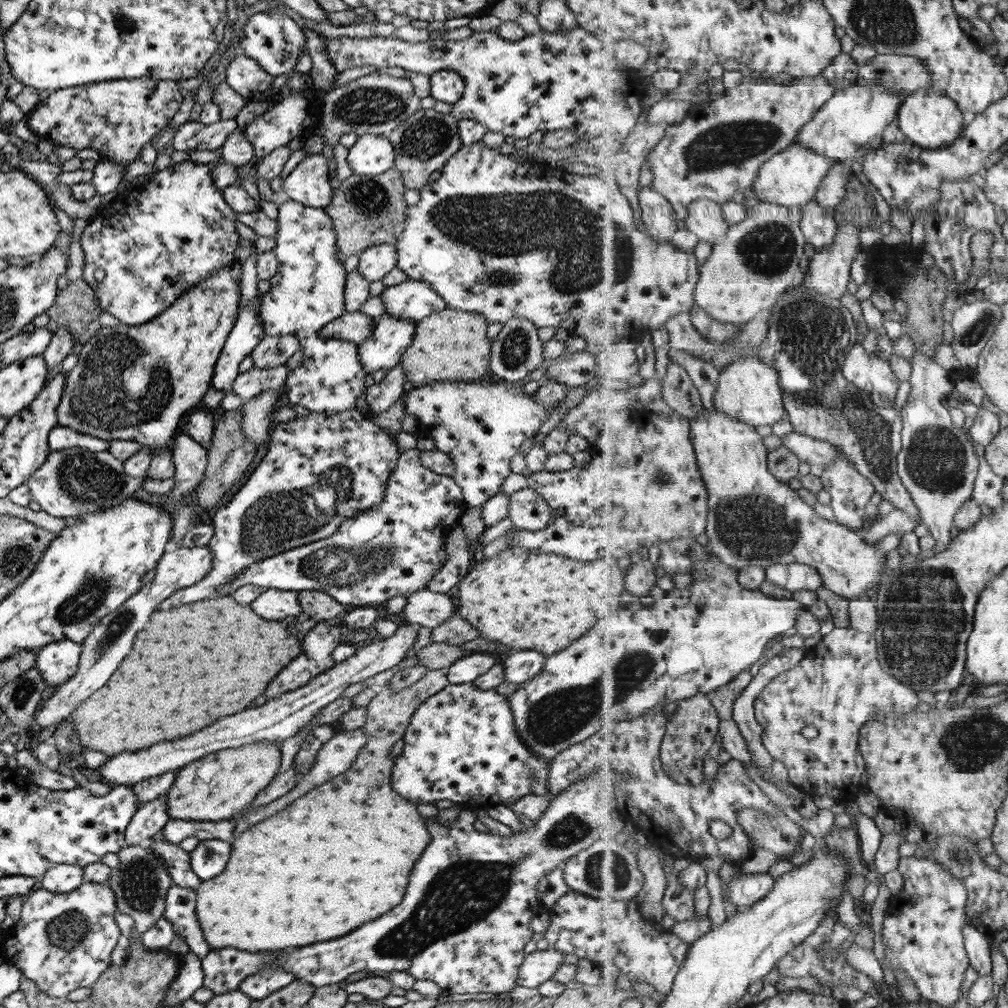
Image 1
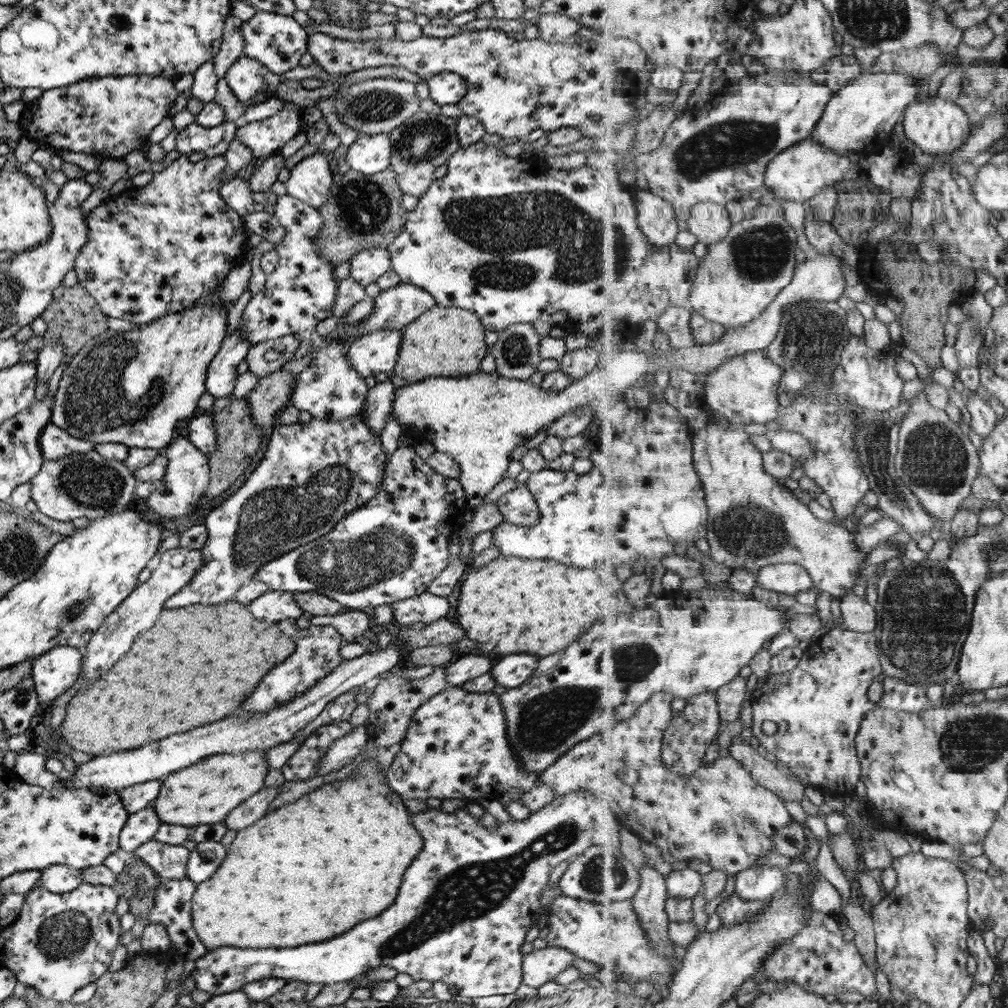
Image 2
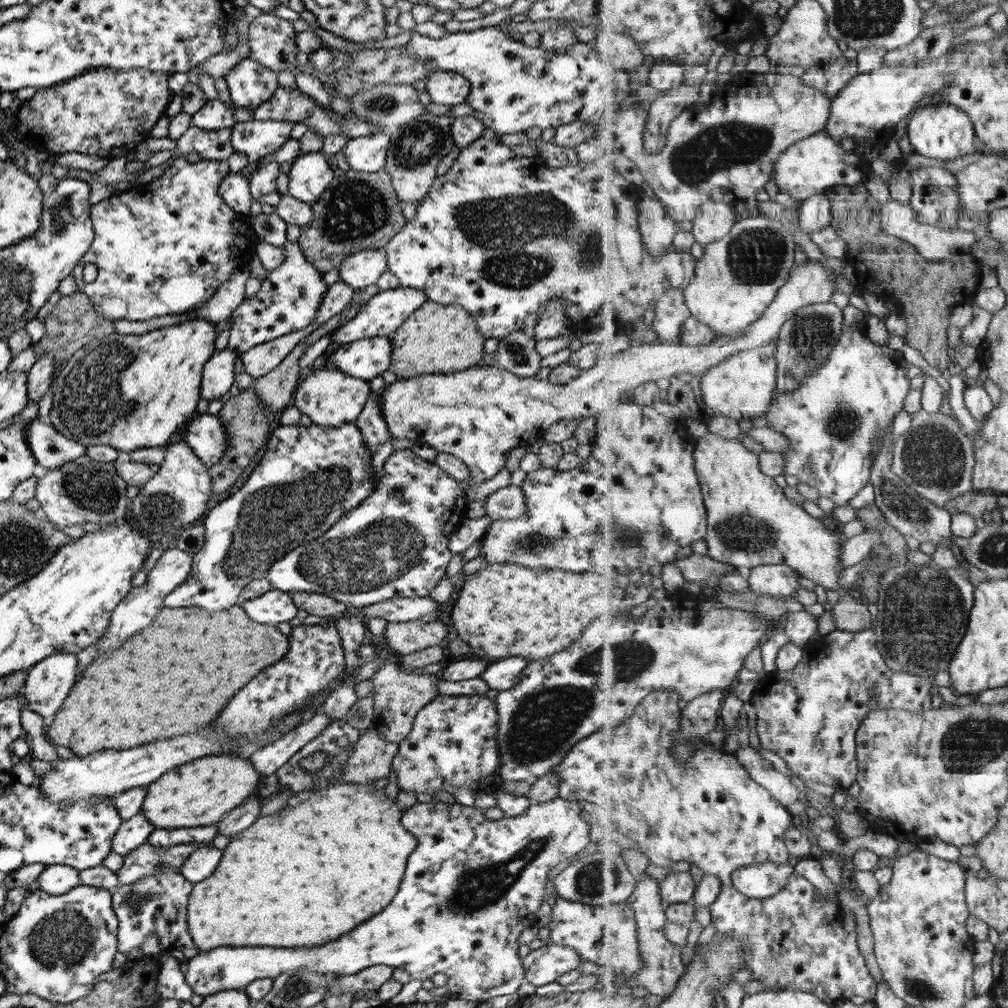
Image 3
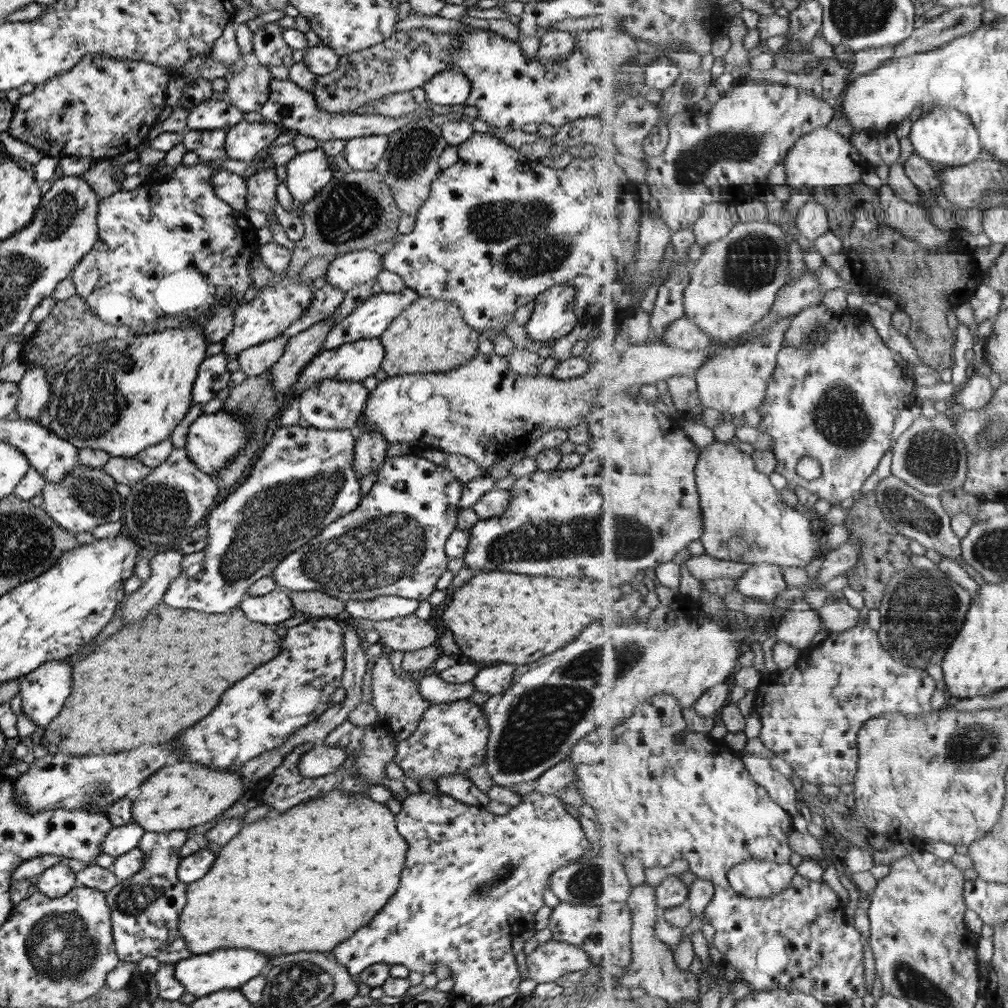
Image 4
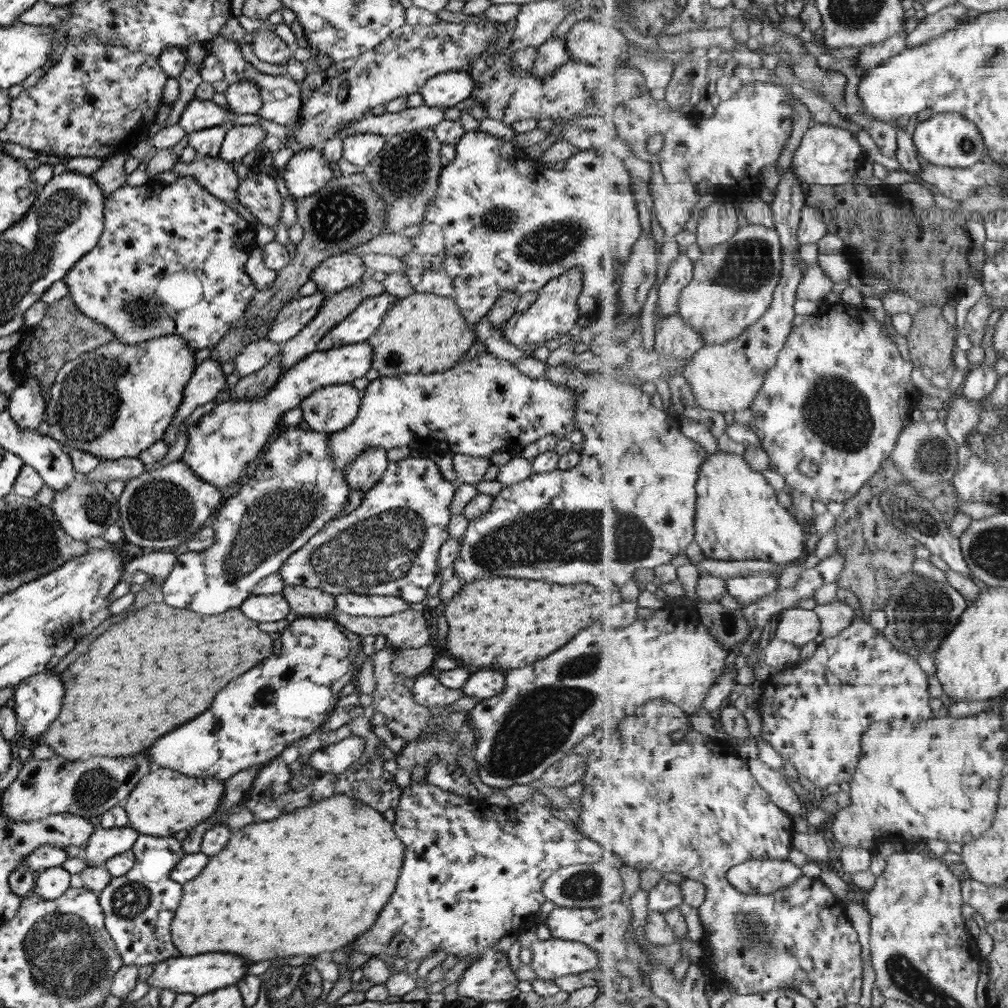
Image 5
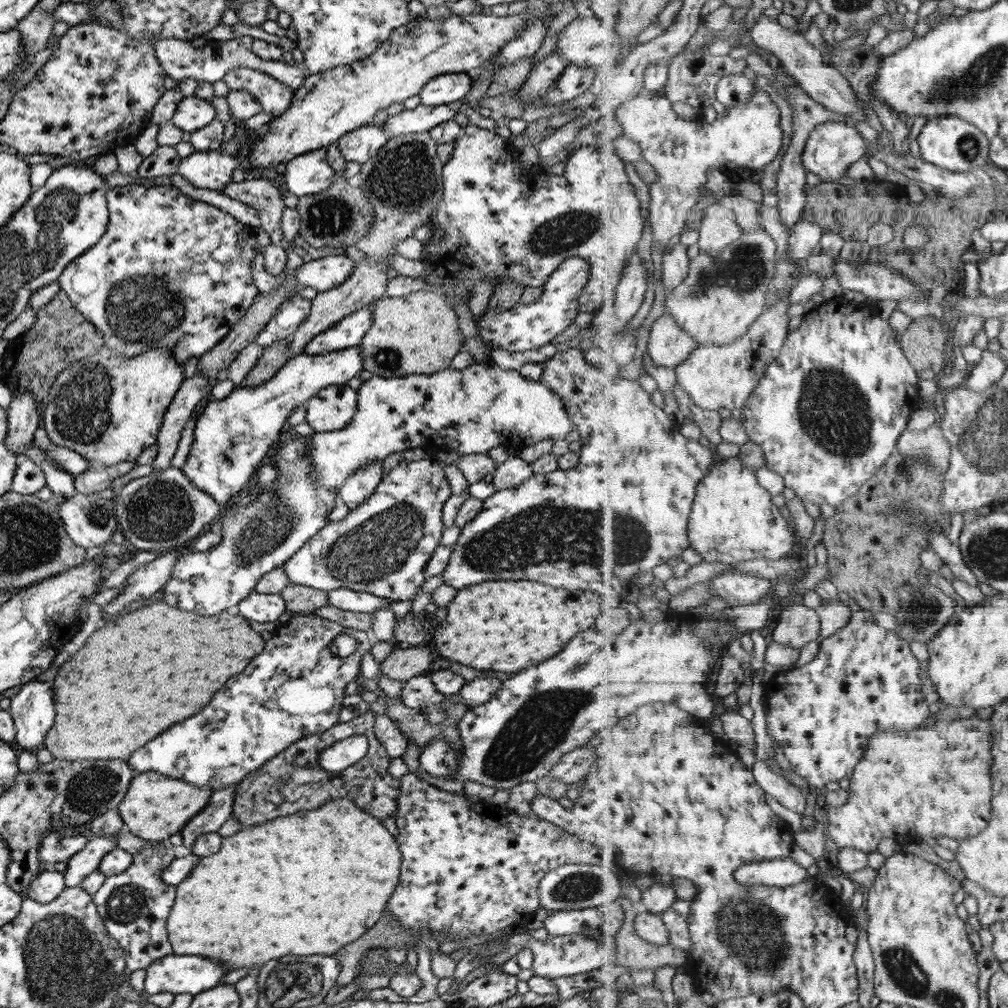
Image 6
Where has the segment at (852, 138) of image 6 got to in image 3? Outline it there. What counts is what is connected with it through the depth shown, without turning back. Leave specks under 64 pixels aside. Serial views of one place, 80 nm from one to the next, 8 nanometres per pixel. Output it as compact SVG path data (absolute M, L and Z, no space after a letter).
M822 131L793 144L778 158L774 168L775 183L781 193L789 195L794 201L803 202L831 187L861 183L864 161L857 152L849 154L843 150L843 144Z

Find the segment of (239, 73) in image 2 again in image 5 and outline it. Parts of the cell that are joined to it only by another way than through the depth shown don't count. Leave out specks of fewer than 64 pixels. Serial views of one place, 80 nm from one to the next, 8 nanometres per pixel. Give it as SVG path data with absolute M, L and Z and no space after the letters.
M238 81L228 85L223 96L227 108L235 115L258 114L262 104L259 89L253 81Z

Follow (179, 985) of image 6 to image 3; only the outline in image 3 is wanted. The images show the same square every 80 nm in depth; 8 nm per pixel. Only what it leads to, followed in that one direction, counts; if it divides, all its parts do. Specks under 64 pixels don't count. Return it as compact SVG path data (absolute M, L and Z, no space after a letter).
M558 796L540 803L529 802L527 809L517 815L503 817L500 820L487 820L483 815L483 810L477 807L463 806L459 803L447 804L436 801L431 797L420 798L411 807L404 809L401 816L401 826L407 832L410 832L416 840L415 848L411 854L407 856L407 866L399 884L399 890L395 894L395 898L380 910L378 914L374 914L371 918L359 923L353 930L347 934L340 936L337 940L332 940L323 946L315 946L311 948L299 948L299 950L289 950L289 948L245 948L245 947L217 947L207 952L199 952L192 956L188 961L182 964L182 973L184 981L189 985L189 988L199 996L214 995L215 992L226 990L242 990L246 985L257 983L262 979L272 979L279 973L283 972L286 975L301 975L304 978L311 974L323 975L327 980L331 978L331 974L337 974L339 977L345 975L357 974L364 968L385 965L392 969L401 968L409 974L410 979L425 980L433 976L435 972L442 972L447 977L446 995L451 999L461 999L468 1001L487 1000L487 998L495 998L495 996L505 996L505 994L513 994L517 987L525 981L521 958L517 957L517 936L523 928L529 928L534 923L535 911L544 900L544 886L546 884L547 872L553 868L558 862L563 862L579 852L586 852L600 839L596 818L592 810L579 800L563 800Z

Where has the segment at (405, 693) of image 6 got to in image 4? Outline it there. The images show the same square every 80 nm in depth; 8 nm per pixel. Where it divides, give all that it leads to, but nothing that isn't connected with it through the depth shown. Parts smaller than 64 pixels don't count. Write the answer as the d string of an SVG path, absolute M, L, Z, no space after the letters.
M430 671L420 678L417 689L426 702L441 704L442 702L467 698L475 691L475 686L471 685L471 682L450 684L441 680L437 674Z

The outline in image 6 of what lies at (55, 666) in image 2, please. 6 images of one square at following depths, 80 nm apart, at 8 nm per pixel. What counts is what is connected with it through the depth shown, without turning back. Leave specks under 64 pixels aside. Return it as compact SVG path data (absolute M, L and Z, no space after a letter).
M37 680L23 684L10 698L8 713L13 721L17 746L30 752L39 749L55 716L51 688Z

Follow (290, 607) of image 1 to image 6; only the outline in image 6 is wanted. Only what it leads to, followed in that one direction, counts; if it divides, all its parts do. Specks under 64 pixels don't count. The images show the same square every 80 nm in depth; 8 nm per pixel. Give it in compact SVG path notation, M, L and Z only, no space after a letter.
M254 590L240 600L238 607L241 617L257 623L277 621L286 610L284 601L278 594L259 594Z

